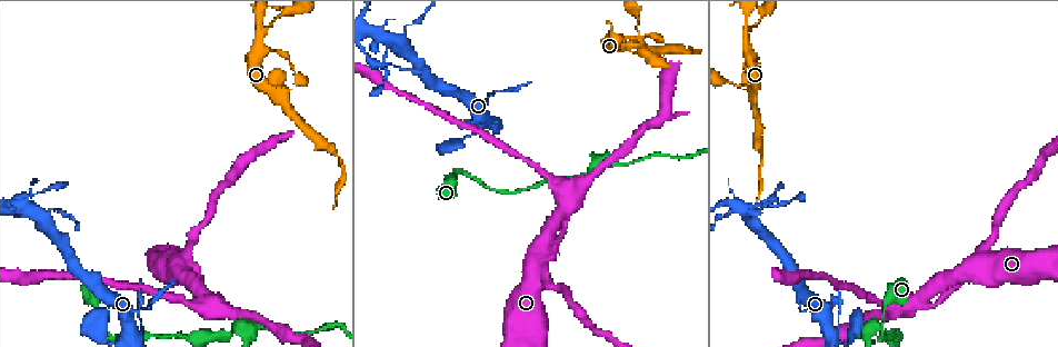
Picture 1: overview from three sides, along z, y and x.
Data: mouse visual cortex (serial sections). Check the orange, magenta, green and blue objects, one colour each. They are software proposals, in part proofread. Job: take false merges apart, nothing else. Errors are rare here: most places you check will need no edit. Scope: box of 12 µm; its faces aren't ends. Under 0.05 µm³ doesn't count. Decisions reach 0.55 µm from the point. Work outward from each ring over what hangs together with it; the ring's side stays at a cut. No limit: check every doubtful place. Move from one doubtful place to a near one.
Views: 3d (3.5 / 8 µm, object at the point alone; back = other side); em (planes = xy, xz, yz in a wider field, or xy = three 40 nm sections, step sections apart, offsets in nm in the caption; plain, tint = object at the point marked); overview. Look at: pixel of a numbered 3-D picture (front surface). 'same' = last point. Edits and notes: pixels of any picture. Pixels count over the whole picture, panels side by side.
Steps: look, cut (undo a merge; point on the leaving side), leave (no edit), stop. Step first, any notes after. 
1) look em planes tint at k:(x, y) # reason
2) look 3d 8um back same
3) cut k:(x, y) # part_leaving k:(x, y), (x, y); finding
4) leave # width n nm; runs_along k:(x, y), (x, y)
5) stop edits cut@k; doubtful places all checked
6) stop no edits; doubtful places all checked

look 3d 3.5um at 1:(747, 36) # three arms meet

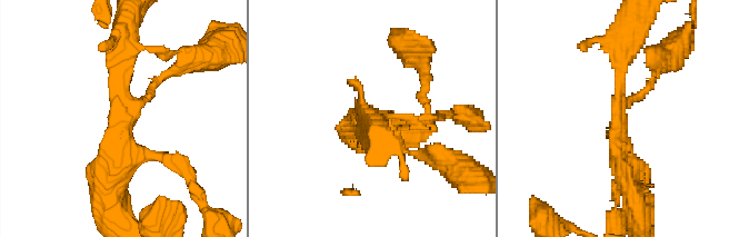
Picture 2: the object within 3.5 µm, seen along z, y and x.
look em planes tint at 2:(619, 121) # arms 3; arm_widths 150, 200, 350 nm

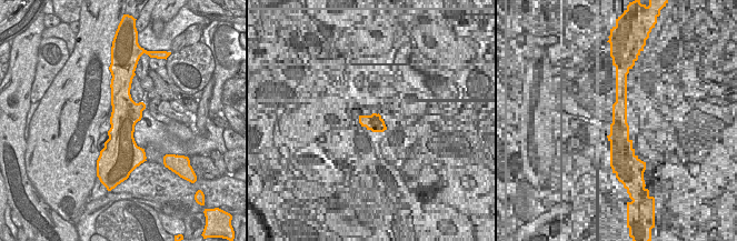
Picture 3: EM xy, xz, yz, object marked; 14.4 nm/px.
leave # all the same cell

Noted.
look 3d 8um back at 1:(459, 174) # calibre changes

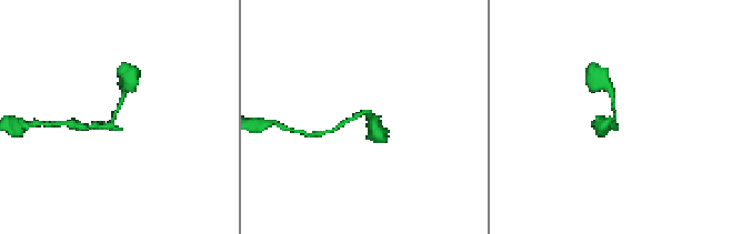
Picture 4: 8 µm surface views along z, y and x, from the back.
look em xy step 2 tint at 4:(366, 115)

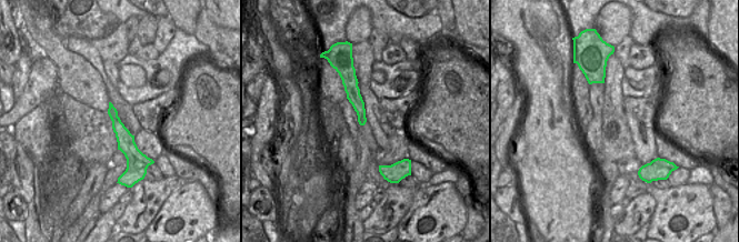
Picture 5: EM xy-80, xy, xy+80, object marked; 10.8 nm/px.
leave # runs_along 5:(111, 109), (133, 164); all the same cell

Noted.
look 3d 3.5um at 1:(871, 324) # a fork

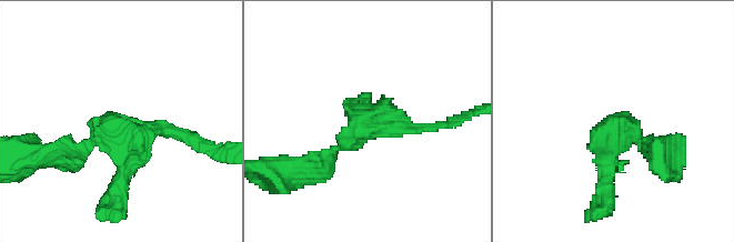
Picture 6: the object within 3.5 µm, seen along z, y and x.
look em planes tint at 6:(366, 126) # shape alone is not enough

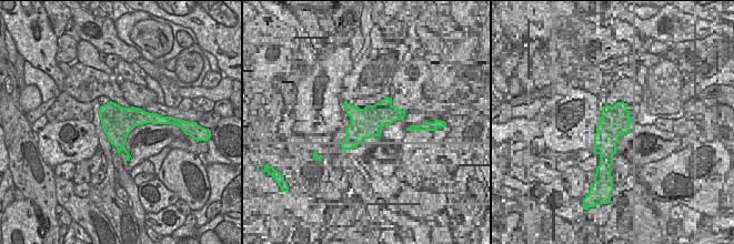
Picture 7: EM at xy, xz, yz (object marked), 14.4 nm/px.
leave # width 460 nm; runs_along 6:(313, 172), (364, 127), (439, 127); continuous, no second cell

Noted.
look 3d 8um at 1:(539, 272) # abrupt turn

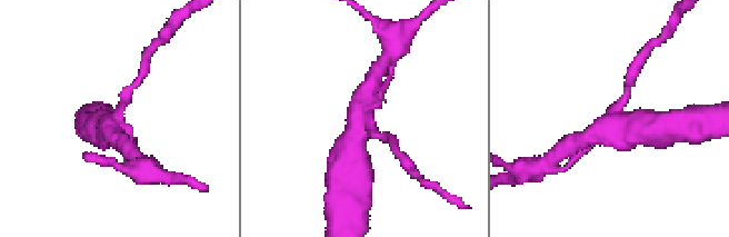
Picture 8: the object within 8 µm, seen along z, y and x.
look em xy step 1 tint at 8:(612, 120) # now the EM

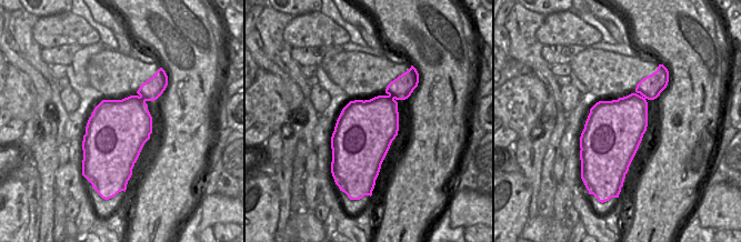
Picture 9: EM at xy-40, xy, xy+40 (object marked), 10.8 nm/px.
leave # runs_along 8:(350, 152), (363, 96); all the same cell

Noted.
stop no edits; doubtful places all checked

